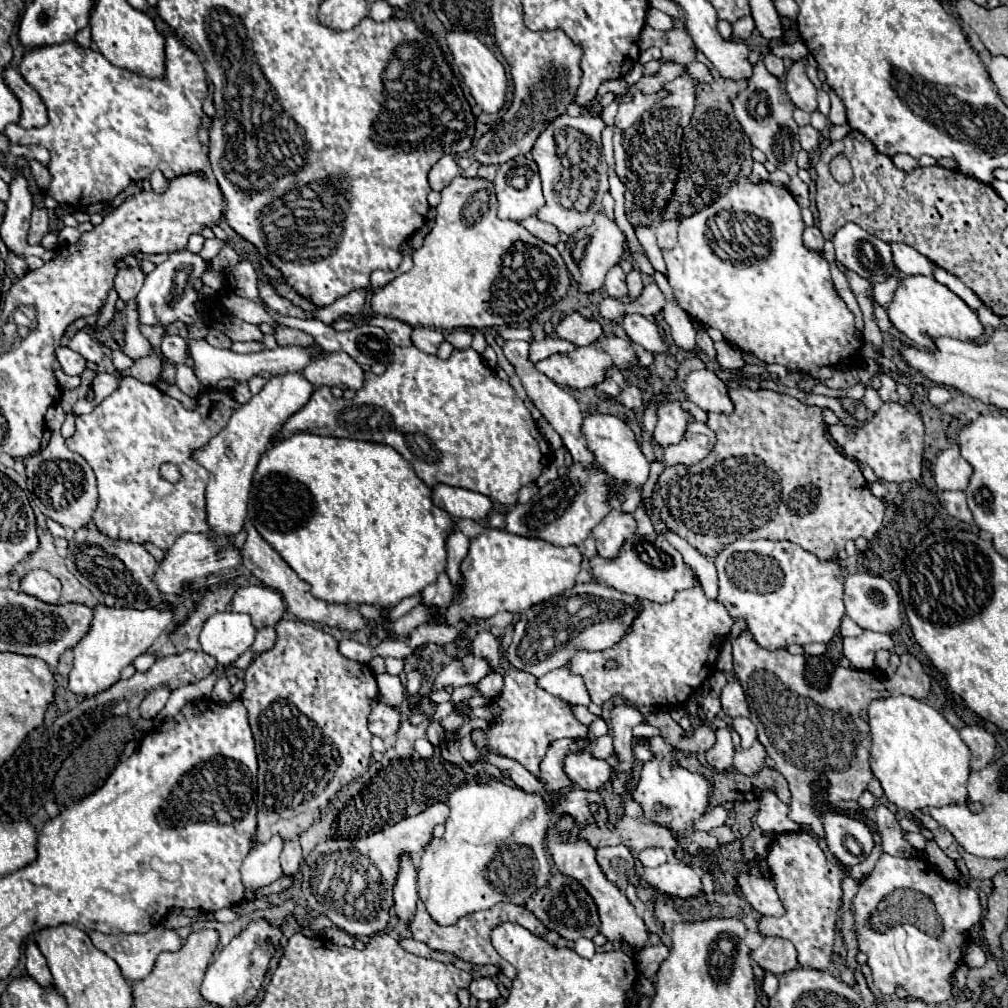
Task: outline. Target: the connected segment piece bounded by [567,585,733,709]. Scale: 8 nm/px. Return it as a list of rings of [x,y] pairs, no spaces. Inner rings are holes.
[[[703,587],[679,591],[671,603],[657,605],[641,599],[641,609],[633,617],[621,641],[603,651],[577,651],[569,661],[569,671],[583,677],[591,701],[603,705],[621,699],[633,707],[679,707],[691,693],[715,671],[721,635],[733,627],[733,619],[725,605],[705,597]],[[607,661],[615,661],[615,669],[607,669]]]

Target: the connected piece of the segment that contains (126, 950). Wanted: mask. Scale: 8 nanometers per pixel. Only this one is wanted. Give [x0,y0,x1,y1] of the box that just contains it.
[89,925,183,981]

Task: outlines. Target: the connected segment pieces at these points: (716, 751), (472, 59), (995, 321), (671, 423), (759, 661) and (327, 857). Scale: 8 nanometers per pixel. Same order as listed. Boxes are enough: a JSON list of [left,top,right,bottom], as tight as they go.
[[705,729,733,771],[447,31,507,113],[977,305,1001,327],[653,401,691,449],[733,631,929,837],[301,803,447,939]]

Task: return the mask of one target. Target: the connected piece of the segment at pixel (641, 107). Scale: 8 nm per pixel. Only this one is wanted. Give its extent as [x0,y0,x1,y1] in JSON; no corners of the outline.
[615,91,663,135]

